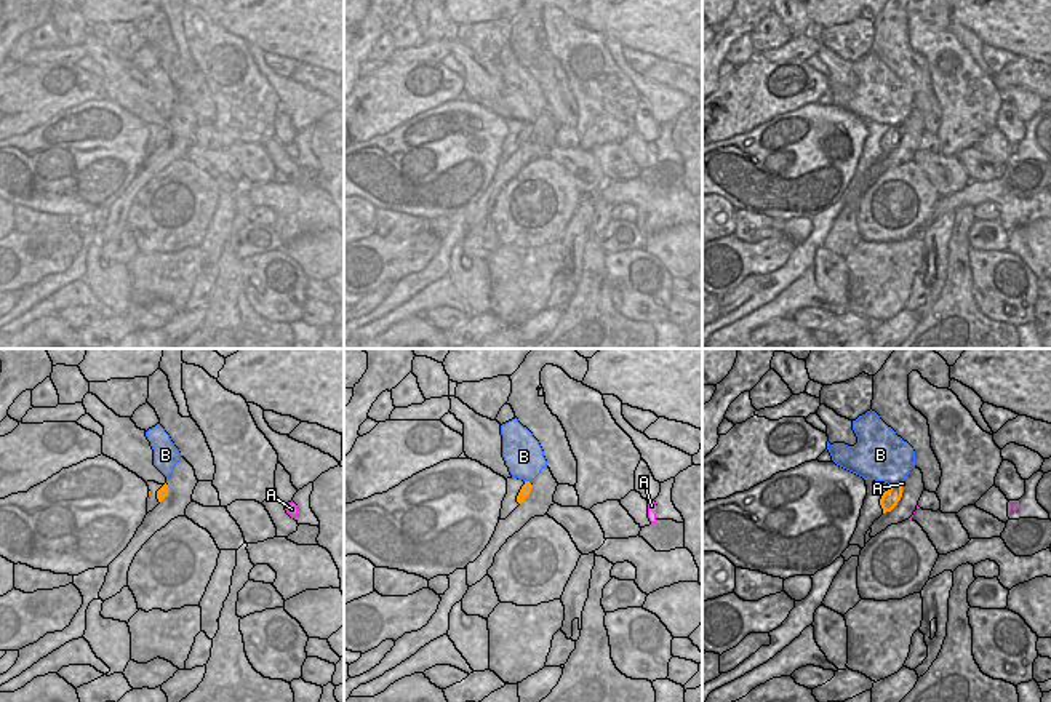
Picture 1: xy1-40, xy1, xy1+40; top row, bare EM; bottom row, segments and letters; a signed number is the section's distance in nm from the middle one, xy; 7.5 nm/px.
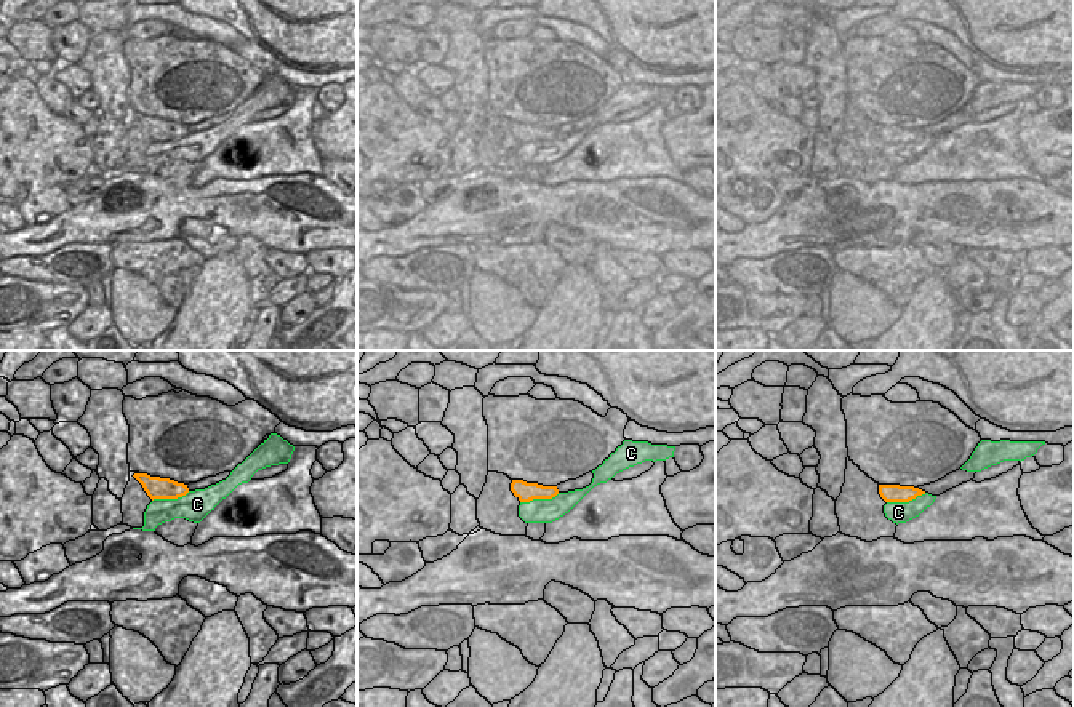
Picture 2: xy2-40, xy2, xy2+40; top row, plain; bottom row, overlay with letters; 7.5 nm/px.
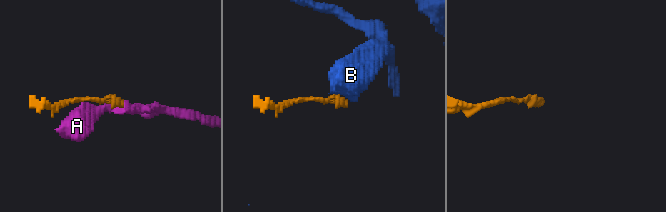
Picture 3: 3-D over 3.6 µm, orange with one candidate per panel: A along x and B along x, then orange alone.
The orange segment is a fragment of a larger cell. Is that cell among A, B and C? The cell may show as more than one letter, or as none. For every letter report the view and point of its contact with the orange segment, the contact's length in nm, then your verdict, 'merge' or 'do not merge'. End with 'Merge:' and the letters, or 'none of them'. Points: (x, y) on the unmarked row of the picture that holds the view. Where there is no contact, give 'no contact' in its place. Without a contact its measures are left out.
A: xy1+40 (901, 130) | 70 nm | merge
B: xy1+40 (898, 125) | 90 nm | do not merge
C: xy2 (540, 139) | 300 nm | do not merge
Merge: A

